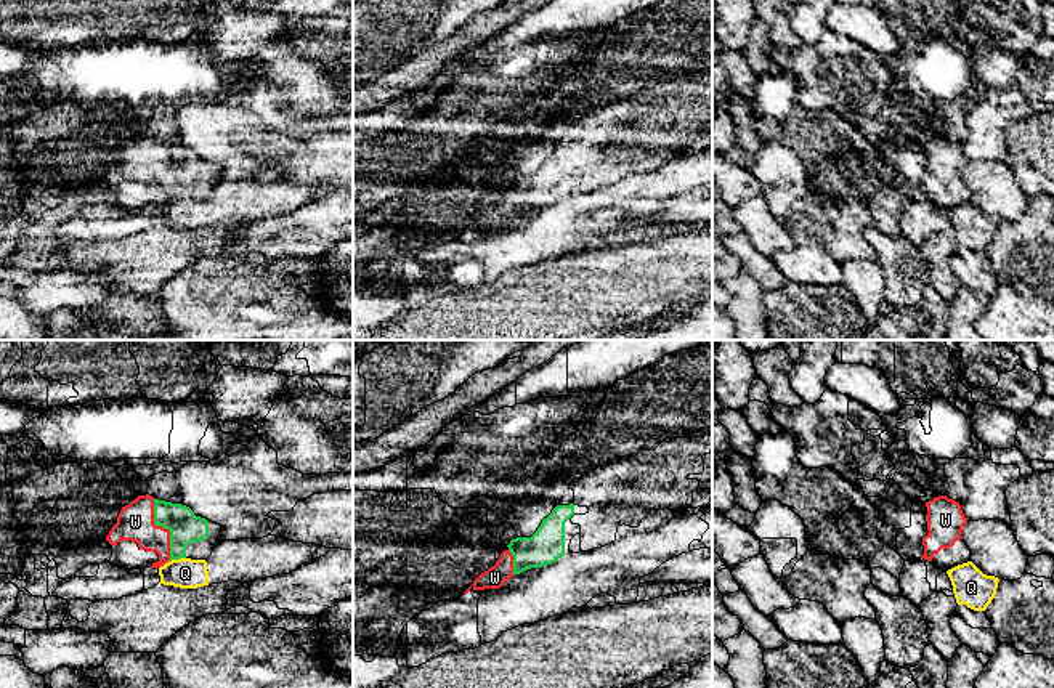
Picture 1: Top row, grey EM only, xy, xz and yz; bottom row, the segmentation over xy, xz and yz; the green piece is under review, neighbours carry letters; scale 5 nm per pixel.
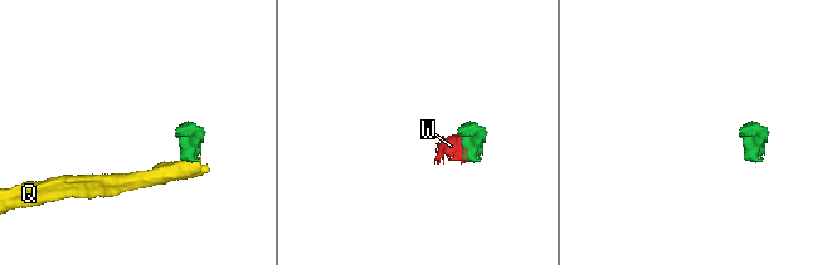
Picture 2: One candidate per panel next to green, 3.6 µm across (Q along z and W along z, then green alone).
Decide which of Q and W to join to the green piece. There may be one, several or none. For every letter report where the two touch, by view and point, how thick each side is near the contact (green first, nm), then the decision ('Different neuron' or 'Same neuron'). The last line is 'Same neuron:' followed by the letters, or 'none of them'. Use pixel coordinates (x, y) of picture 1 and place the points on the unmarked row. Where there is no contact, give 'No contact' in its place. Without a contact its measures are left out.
Q: Touches green at xy (177, 199). Thickness 160 nm (green) against 160 nm. Different neuron
W: Touches green at xy (164, 167). Thickness 160 nm (green) against 190 nm. Same neuron
Same neuron: W

